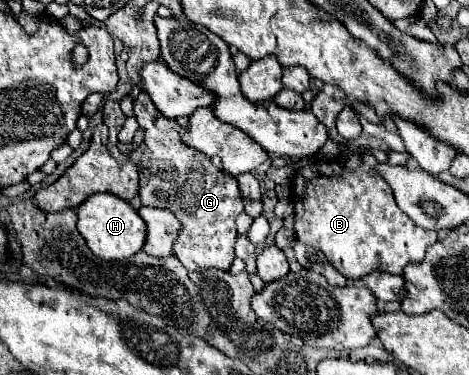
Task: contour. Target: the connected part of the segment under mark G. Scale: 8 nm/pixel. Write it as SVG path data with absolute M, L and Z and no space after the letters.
M140 93L134 101L134 113L144 129L144 143L138 145L132 153L122 153L118 145L118 133L124 127L124 113L118 101L108 99L104 103L104 123L110 129L108 137L108 151L116 157L128 157L138 165L140 171L140 199L146 207L164 207L170 209L182 223L178 241L174 243L174 255L182 261L188 271L202 271L202 269L230 269L236 255L234 245L238 239L236 233L236 217L244 211L242 193L238 189L238 181L228 173L216 169L204 153L182 145L182 135L186 127L178 125L176 119L168 119L158 113L154 103L150 101L148 93Z

